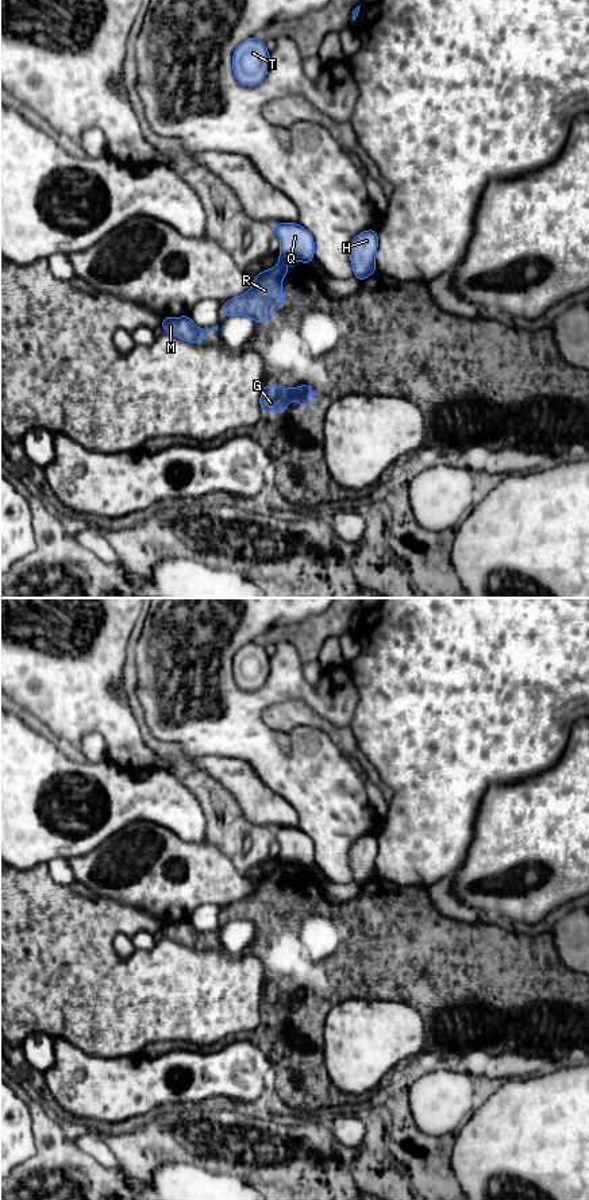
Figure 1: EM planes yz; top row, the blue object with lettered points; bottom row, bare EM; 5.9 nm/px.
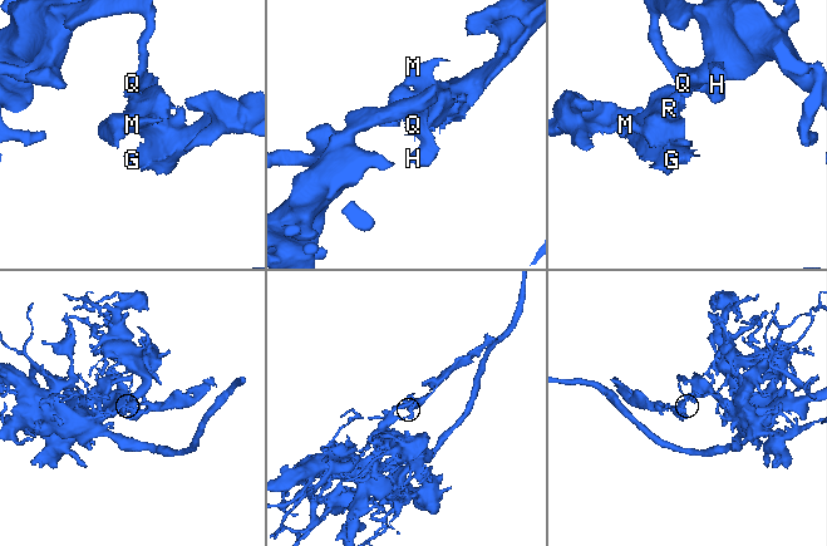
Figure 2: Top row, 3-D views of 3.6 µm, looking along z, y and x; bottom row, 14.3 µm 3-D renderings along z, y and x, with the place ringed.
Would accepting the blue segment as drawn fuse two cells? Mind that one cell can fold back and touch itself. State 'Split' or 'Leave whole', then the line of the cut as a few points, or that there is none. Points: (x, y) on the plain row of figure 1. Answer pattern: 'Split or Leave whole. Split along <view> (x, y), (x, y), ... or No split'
Split. Split along yz (280, 860), (287, 864)

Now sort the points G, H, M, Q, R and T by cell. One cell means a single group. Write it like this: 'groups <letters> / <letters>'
groups G M R / H Q T

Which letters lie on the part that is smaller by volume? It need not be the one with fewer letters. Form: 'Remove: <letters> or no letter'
Remove: G, M, R

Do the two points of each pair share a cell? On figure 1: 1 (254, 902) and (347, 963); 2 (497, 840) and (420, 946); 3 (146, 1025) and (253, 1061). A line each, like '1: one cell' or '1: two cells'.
1: one cell
2: two cells
3: two cells

